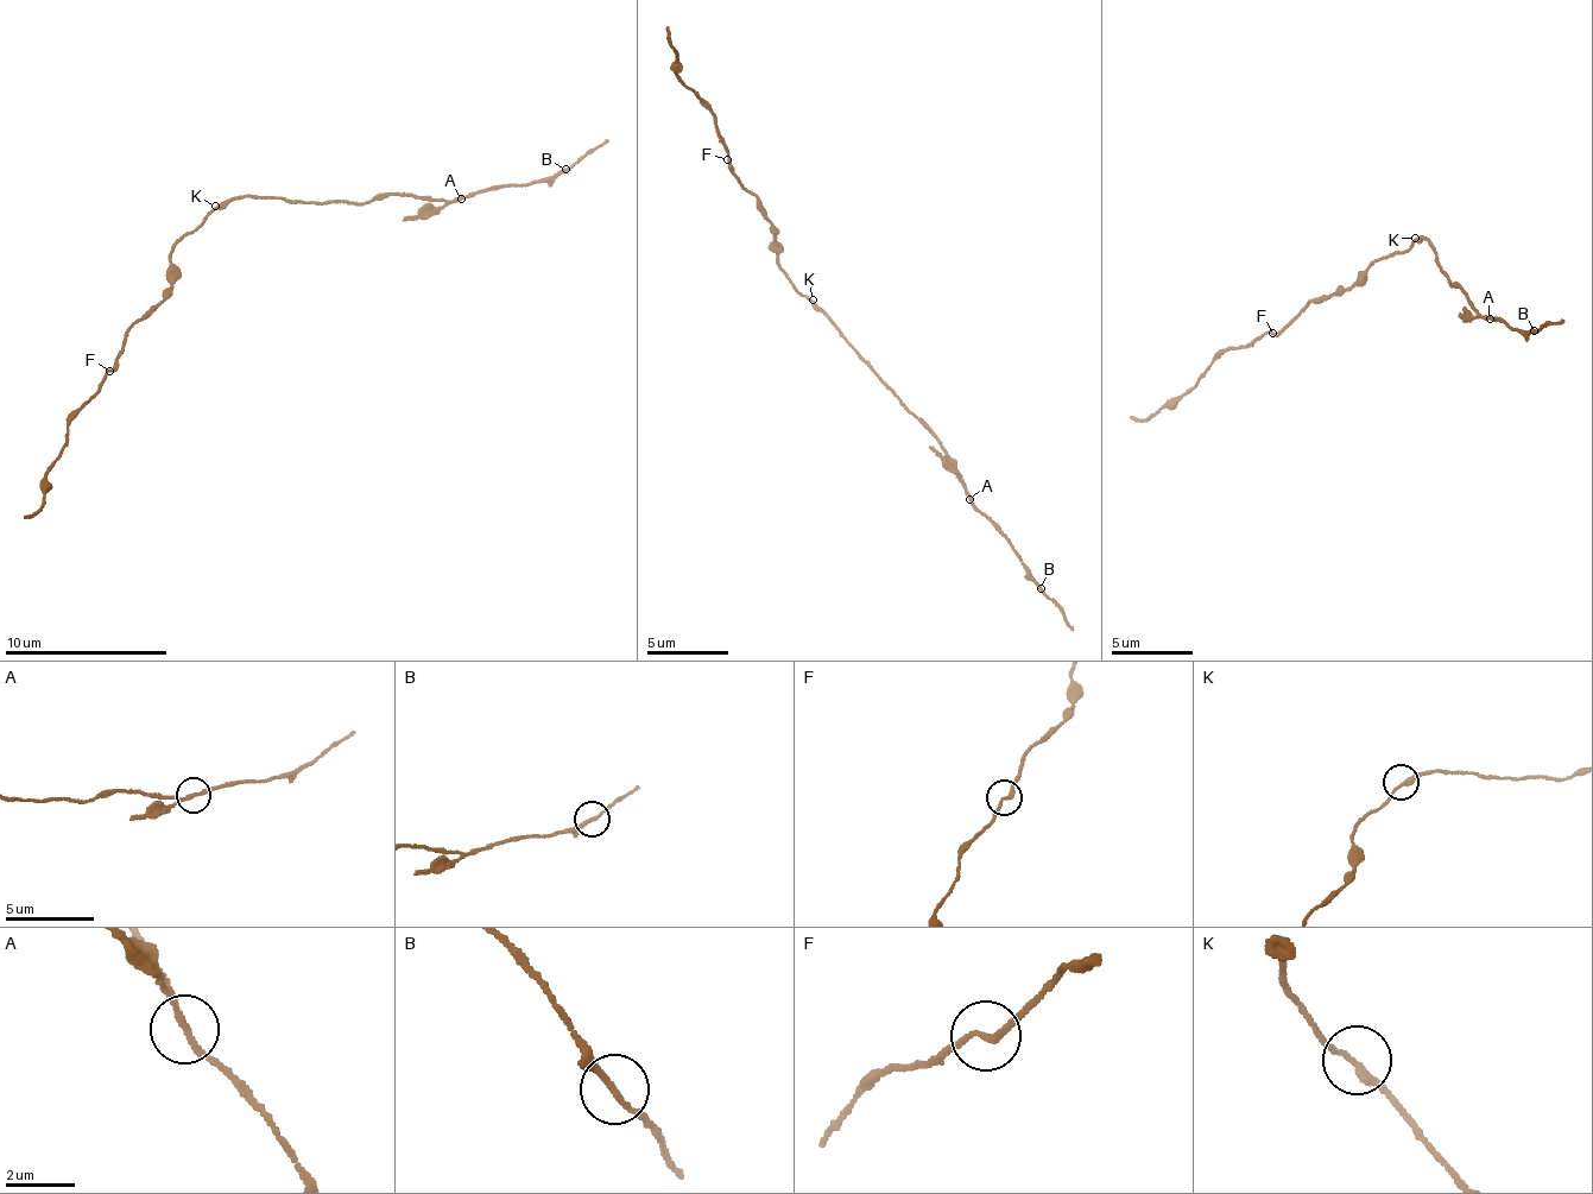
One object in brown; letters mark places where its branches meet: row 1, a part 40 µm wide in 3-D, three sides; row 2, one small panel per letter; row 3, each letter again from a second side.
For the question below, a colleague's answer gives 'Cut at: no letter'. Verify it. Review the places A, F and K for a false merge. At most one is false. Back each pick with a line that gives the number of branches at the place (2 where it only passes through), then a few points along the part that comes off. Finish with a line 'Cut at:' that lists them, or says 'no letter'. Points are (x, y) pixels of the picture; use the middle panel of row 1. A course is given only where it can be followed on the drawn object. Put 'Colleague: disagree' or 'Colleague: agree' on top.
Colleague: disagree
A: 3 | (968, 498), (1074, 629)
Cut at: A

